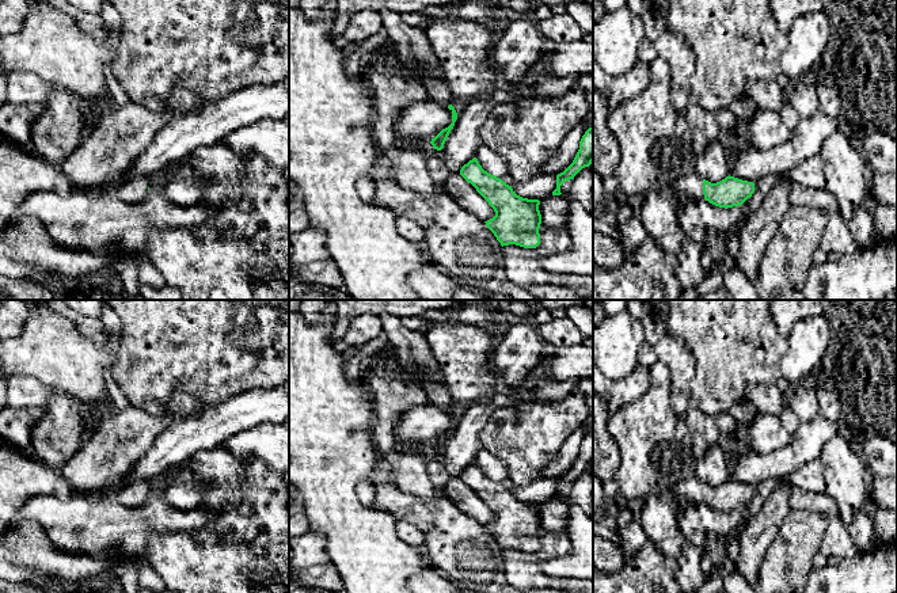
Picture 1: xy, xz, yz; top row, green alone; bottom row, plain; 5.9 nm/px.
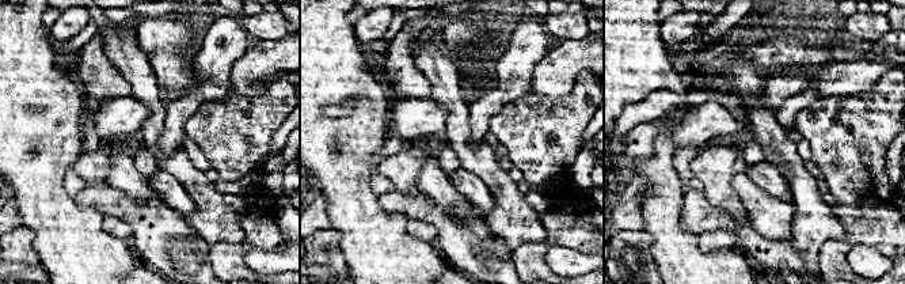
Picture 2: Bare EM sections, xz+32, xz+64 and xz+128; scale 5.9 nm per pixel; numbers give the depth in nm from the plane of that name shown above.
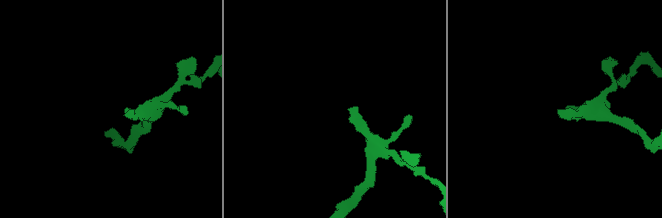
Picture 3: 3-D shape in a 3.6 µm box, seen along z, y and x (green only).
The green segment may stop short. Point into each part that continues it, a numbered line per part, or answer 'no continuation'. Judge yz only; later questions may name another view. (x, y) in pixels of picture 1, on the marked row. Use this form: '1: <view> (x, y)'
1: yz (691, 187)

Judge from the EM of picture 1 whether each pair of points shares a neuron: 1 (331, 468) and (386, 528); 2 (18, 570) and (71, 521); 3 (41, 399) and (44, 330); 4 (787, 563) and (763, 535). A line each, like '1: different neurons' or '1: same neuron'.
1: same neuron
2: different neurons
3: different neurons
4: different neurons

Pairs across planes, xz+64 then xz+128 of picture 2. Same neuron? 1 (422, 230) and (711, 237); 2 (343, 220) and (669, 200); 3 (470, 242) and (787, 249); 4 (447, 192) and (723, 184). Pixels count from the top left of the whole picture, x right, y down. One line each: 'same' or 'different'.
1: same
2: same
3: same
4: different

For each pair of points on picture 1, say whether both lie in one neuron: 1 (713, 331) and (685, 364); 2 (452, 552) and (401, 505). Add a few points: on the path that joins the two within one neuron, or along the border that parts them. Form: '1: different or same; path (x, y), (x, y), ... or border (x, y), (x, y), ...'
1: different; border (669, 334), (694, 357), (691, 386)
2: same; path (443, 539), (414, 510)

